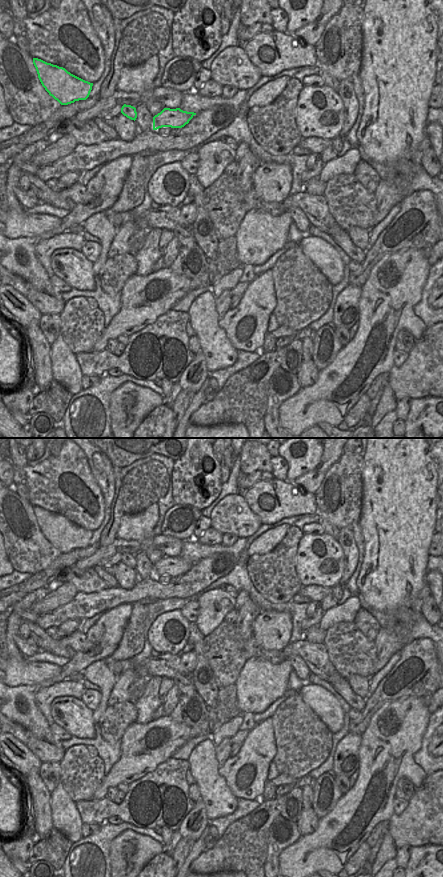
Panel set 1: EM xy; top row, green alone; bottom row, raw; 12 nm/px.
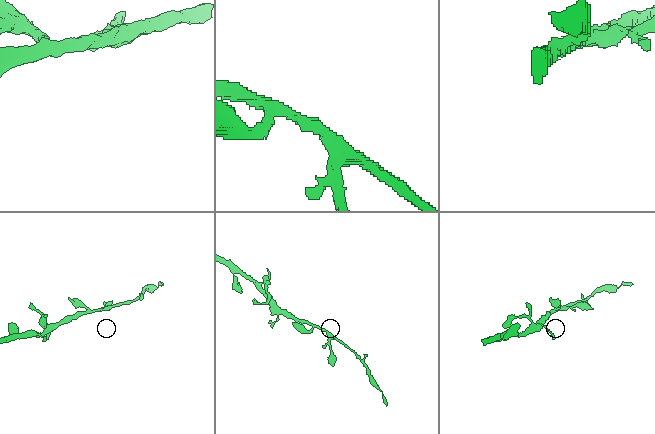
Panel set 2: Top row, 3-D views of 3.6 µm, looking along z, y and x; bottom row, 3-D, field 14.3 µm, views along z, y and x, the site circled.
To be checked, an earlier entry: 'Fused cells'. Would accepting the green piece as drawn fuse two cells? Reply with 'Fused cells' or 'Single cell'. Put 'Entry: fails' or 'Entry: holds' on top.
Entry: fails
Single cell.

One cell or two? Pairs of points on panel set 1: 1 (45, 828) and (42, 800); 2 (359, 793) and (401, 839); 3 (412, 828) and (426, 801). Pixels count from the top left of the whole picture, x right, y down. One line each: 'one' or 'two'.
1: one
2: two
3: one

